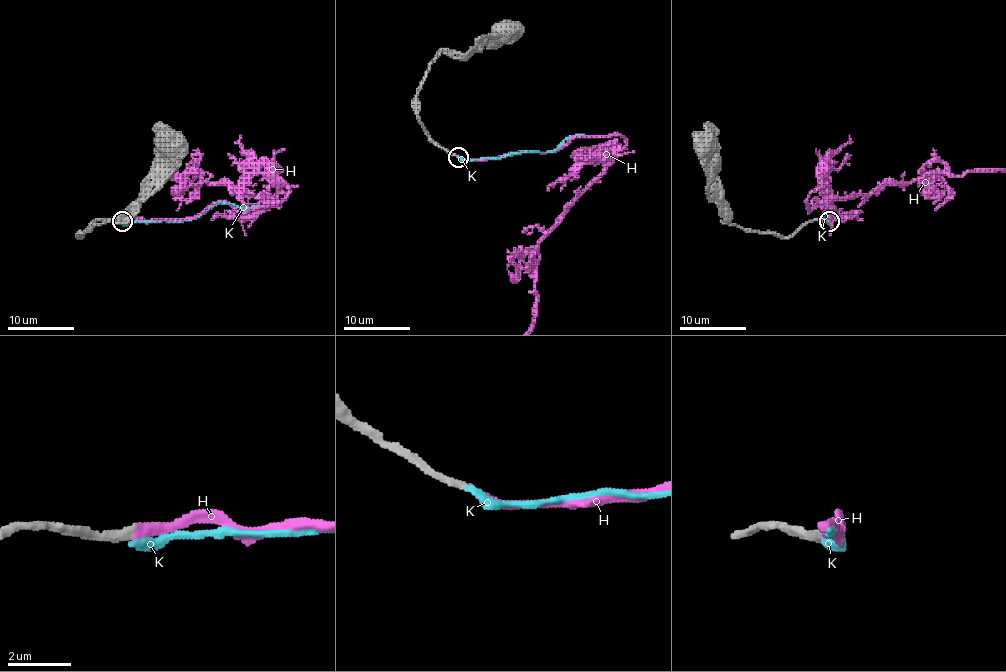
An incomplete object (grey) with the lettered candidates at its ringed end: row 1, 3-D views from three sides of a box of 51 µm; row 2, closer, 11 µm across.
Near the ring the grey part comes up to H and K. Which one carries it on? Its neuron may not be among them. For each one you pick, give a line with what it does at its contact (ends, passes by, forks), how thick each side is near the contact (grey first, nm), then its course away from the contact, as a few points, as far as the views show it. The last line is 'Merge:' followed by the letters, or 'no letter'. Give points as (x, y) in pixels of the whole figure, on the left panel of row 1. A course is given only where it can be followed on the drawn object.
H: it ends there; 280 nm thick on the grey side, 260 nm on the other
Merge: H

